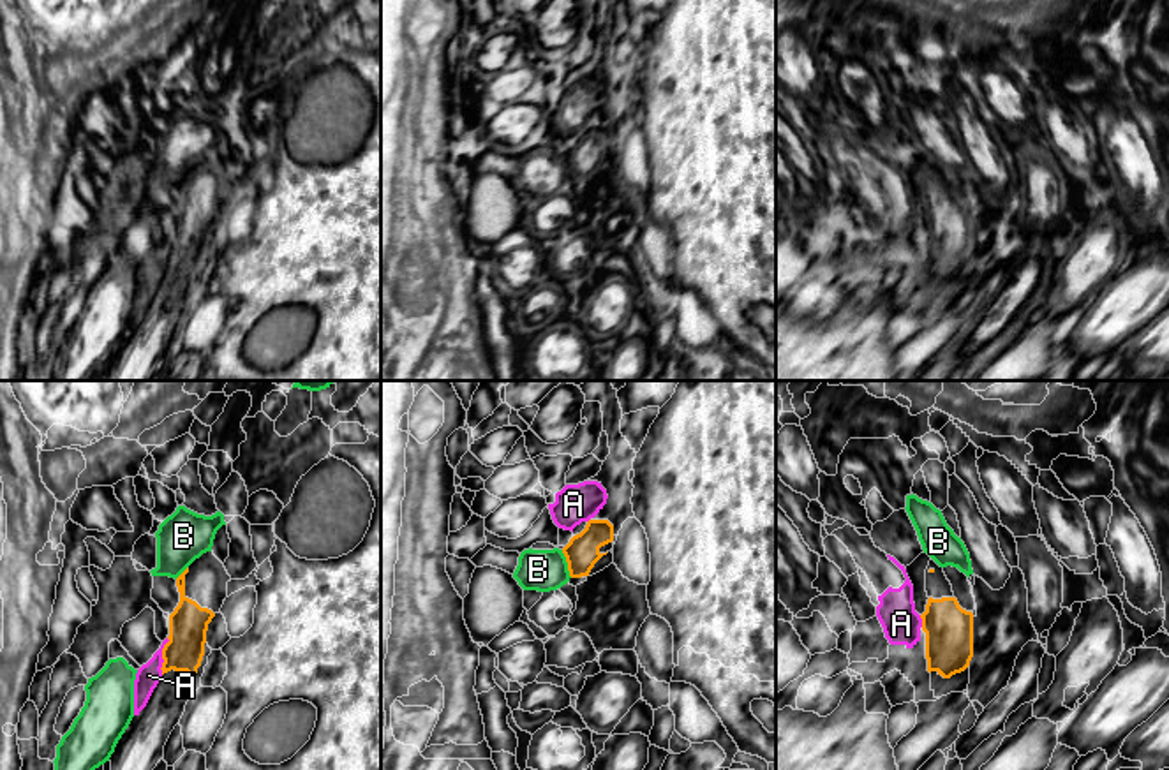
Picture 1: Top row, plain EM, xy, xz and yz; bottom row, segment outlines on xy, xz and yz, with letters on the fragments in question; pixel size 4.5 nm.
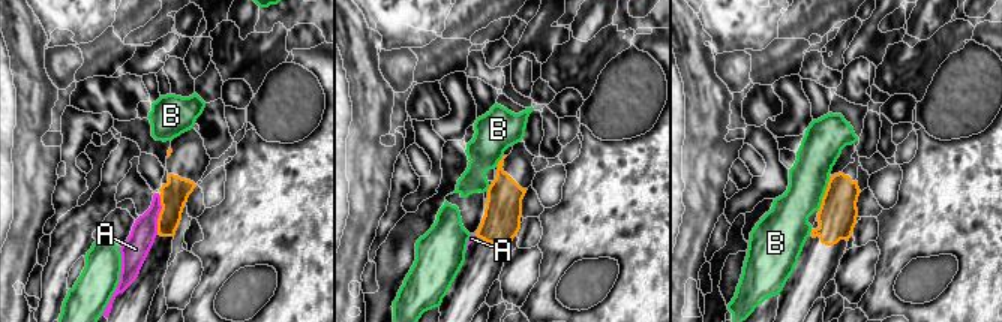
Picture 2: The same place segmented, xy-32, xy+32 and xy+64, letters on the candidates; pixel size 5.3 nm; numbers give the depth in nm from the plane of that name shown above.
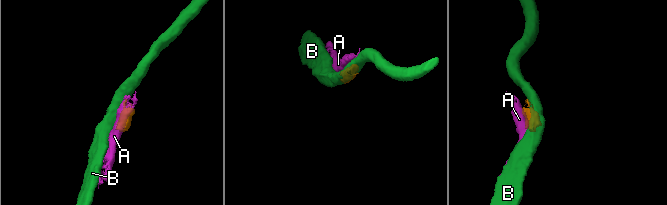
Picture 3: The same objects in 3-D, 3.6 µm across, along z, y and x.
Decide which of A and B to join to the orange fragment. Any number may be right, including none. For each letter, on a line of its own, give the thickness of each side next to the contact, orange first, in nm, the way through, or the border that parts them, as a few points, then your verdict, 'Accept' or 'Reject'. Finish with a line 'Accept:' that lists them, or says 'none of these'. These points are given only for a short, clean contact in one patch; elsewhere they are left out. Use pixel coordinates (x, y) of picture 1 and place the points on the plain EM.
A: Thickness 180 nm (orange) against 110 nm. Reject
B: Thickness 160 nm (orange) against 190 nm. Reject
Accept: none of these

